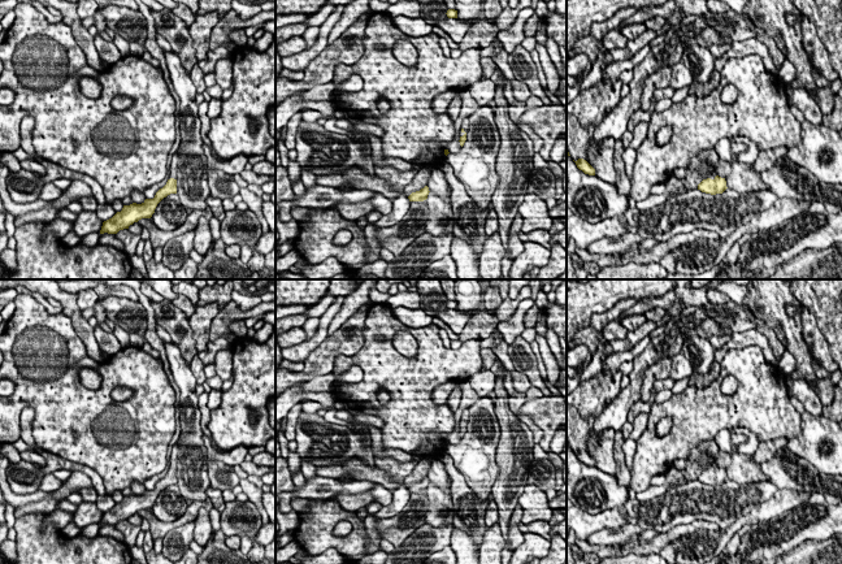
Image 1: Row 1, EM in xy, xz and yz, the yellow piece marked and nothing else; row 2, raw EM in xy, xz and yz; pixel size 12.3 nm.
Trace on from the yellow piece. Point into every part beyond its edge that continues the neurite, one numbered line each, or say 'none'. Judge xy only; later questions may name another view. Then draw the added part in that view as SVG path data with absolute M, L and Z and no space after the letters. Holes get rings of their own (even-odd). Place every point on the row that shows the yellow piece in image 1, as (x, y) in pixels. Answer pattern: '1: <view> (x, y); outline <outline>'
1: xy (173, 170); outline M179 147L178 151L173 155L172 164L170 164L170 169L169 169L169 179L170 179L170 178L177 179L178 161L179 161L179 151L181 151L181 147Z

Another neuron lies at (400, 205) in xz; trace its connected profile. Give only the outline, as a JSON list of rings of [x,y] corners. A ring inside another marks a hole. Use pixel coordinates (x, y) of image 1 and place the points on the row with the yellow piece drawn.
[[[400,194],[396,199],[392,200],[391,212],[389,214],[382,216],[373,225],[377,227],[390,227],[396,225],[403,220],[403,217],[408,212],[409,204],[411,204],[409,199],[404,194]]]

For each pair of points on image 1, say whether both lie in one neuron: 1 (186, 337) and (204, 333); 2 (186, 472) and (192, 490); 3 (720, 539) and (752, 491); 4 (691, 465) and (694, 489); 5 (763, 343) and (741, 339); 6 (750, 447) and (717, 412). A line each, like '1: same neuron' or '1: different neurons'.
1: different neurons
2: same neuron
3: different neurons
4: different neurons
5: same neuron
6: different neurons

